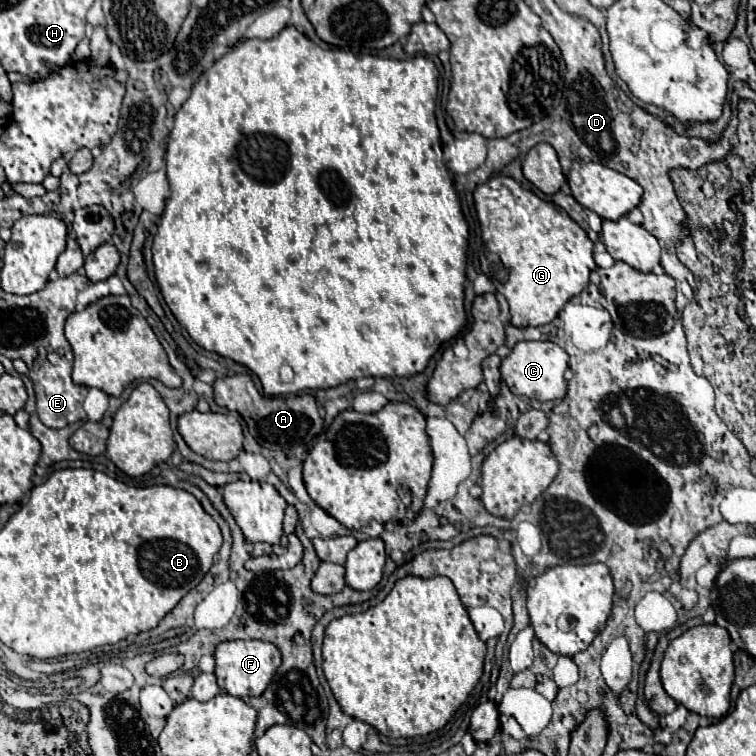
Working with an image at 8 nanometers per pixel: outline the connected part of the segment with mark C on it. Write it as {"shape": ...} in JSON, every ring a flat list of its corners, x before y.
{"shape":[[521,341,517,343,511,353,501,361,501,375,507,387,515,395,523,395,537,401,559,401,567,393,565,369,567,369,567,353,551,343,551,341]]}

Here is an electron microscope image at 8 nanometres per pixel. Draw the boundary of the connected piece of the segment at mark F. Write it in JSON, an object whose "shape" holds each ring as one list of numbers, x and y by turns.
{"shape":[[223,641,217,645,213,657,217,663,217,685,233,697,259,697,281,665,279,649,267,641]]}

